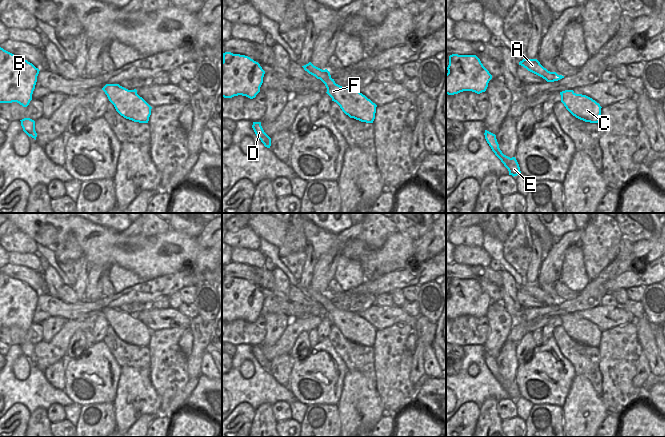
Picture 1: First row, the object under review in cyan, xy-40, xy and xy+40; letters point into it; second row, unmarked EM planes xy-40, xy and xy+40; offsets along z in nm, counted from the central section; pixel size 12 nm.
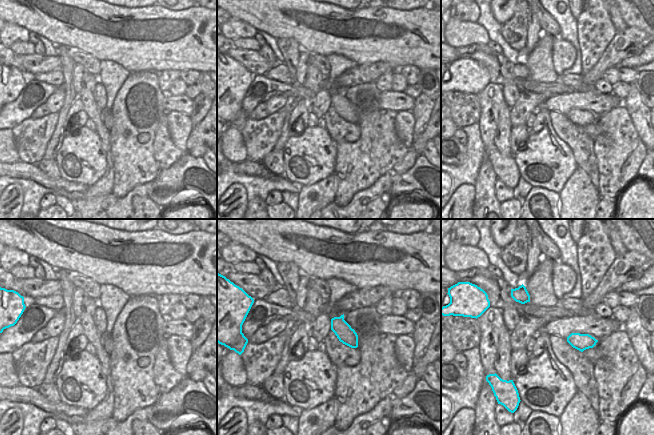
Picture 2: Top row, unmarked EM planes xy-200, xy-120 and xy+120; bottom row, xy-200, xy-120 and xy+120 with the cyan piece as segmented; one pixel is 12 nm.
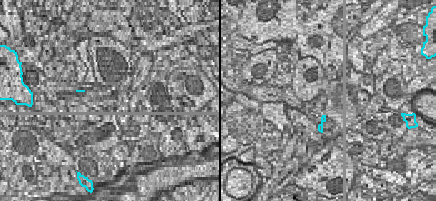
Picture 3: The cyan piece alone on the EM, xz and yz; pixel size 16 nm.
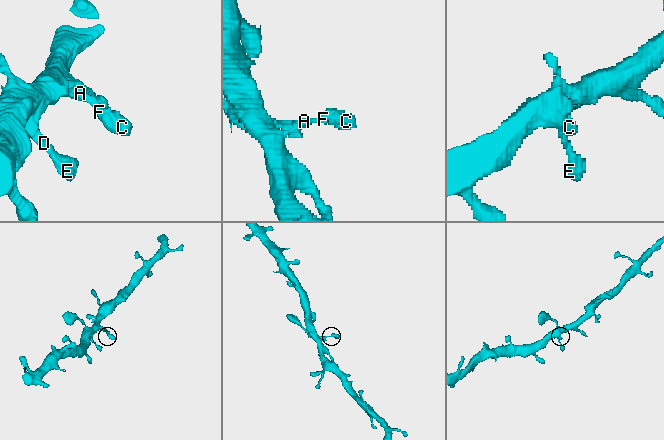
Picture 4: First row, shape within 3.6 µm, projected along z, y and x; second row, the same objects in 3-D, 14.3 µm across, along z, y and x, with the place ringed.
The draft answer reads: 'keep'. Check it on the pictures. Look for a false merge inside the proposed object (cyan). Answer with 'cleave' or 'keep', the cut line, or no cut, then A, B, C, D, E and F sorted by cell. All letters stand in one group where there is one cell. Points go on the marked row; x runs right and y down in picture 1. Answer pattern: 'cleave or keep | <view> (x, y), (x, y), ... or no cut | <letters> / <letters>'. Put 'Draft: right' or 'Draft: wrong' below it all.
keep | no cut | A B C D E F
Draft: right

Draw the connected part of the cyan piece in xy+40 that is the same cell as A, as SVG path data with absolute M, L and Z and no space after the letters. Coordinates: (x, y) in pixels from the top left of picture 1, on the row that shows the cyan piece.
M523 59L519 62L519 65L526 68L528 71L542 77L547 82L558 81L564 76L558 75L556 72L550 72L546 68L544 68L537 59Z

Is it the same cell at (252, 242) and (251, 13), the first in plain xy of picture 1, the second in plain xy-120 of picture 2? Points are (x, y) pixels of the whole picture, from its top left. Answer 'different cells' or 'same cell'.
different cells

